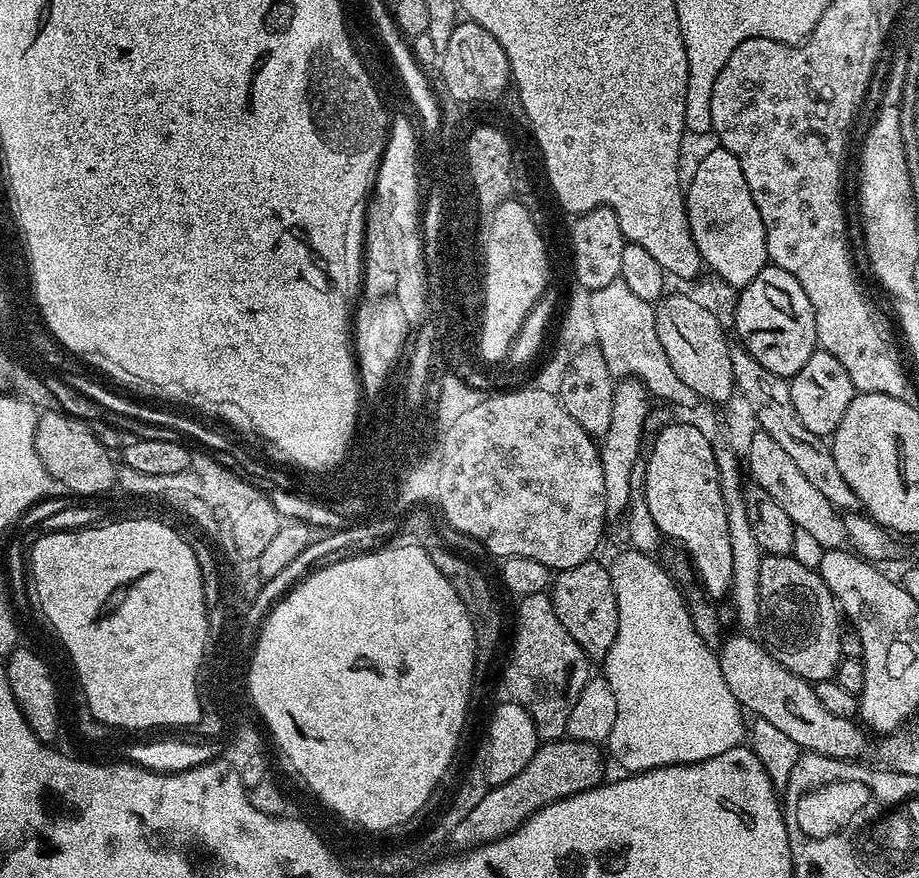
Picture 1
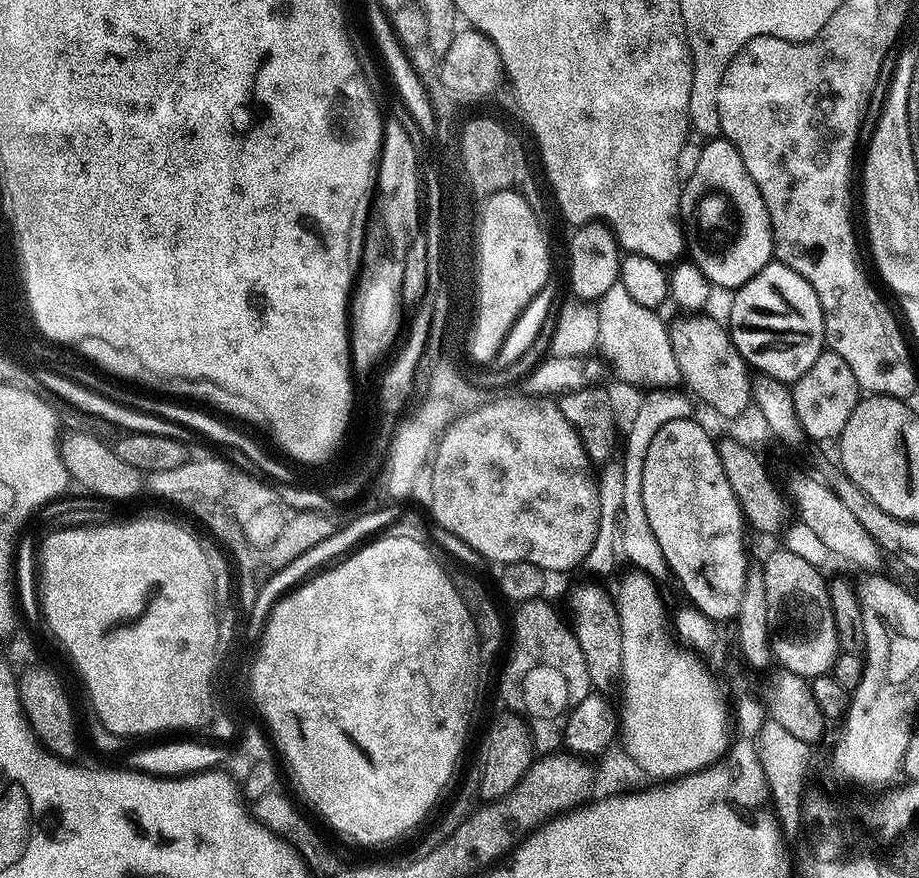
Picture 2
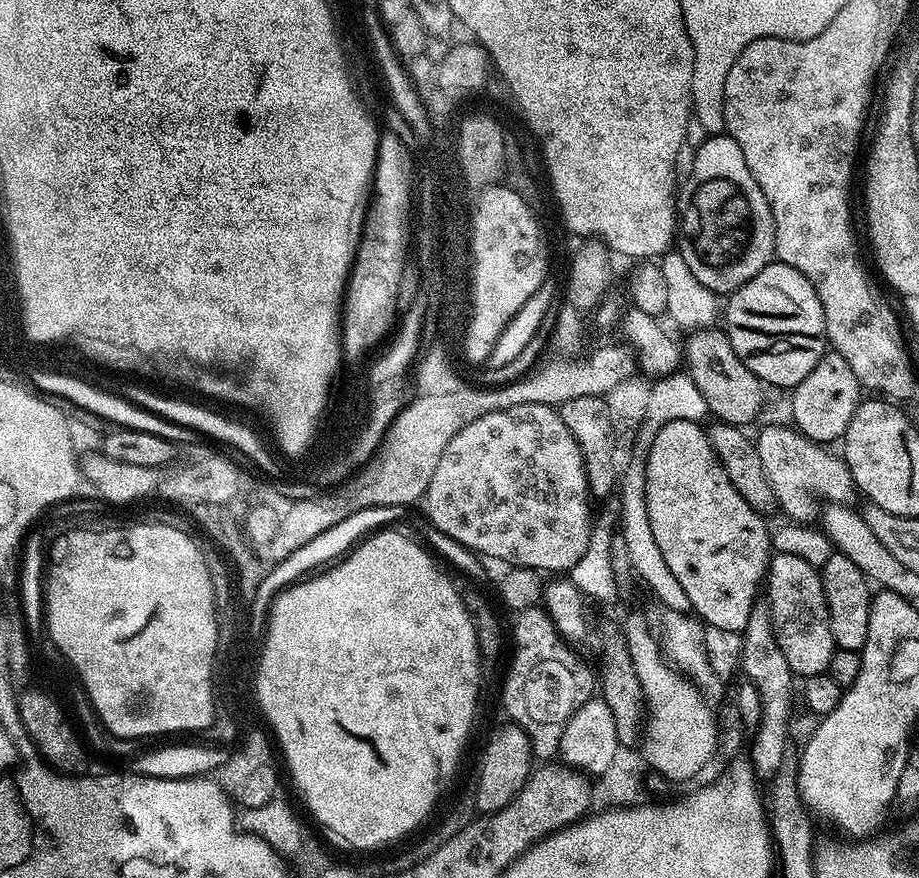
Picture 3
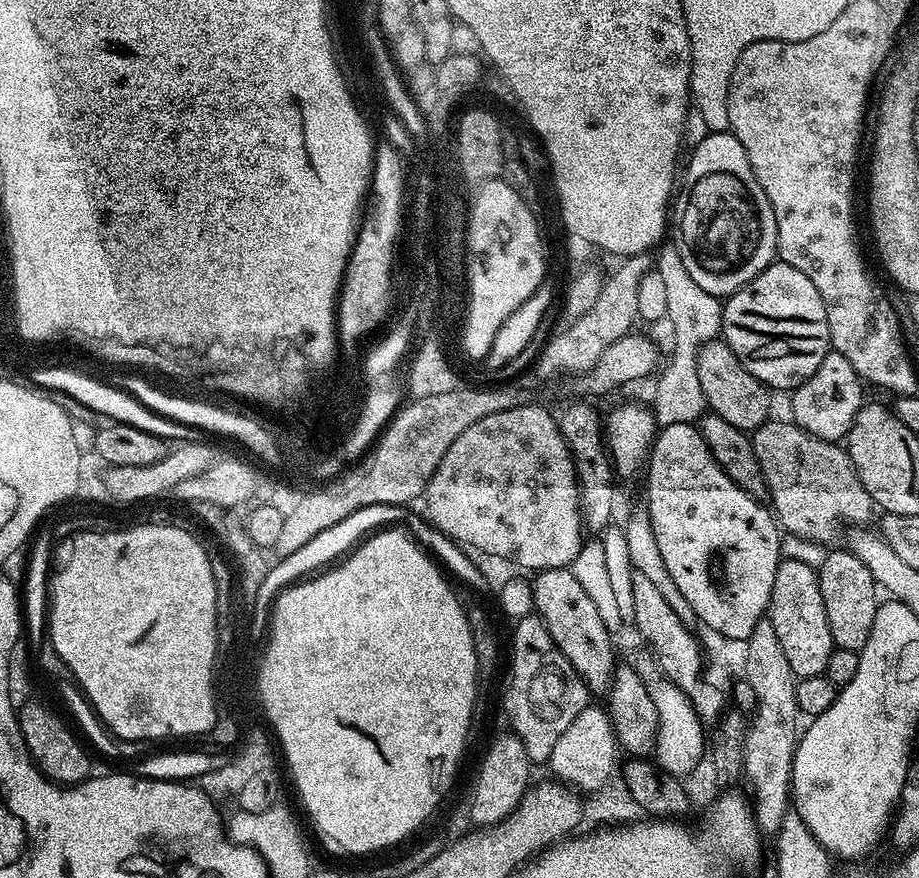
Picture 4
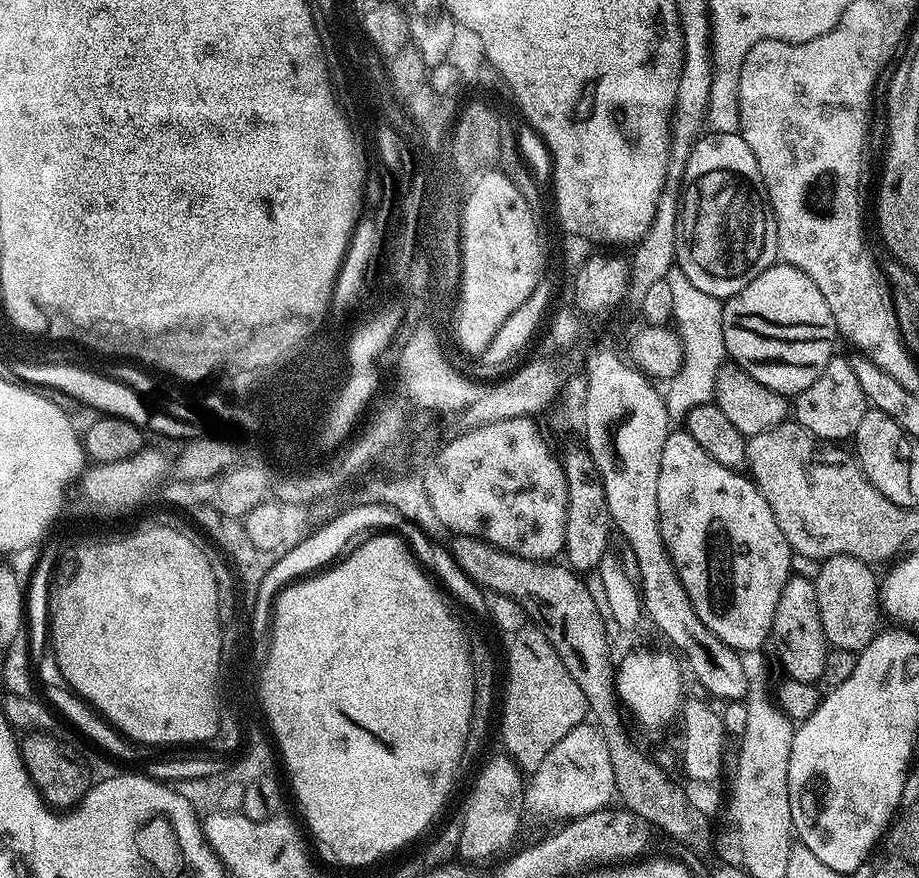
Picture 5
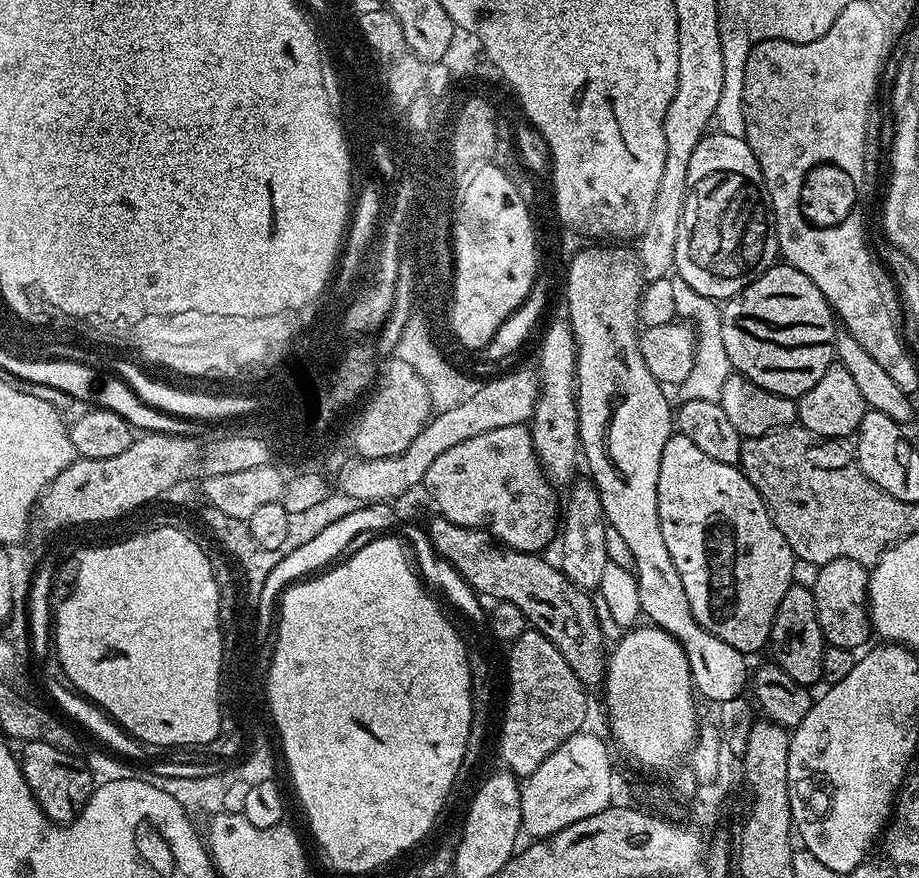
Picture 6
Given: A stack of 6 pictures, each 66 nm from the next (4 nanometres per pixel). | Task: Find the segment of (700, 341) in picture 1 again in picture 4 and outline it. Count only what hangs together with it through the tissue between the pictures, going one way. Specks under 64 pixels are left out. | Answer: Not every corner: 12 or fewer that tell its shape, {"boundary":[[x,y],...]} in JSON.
{"boundary":[[723,339],[696,353],[707,407],[755,430],[772,397]]}

